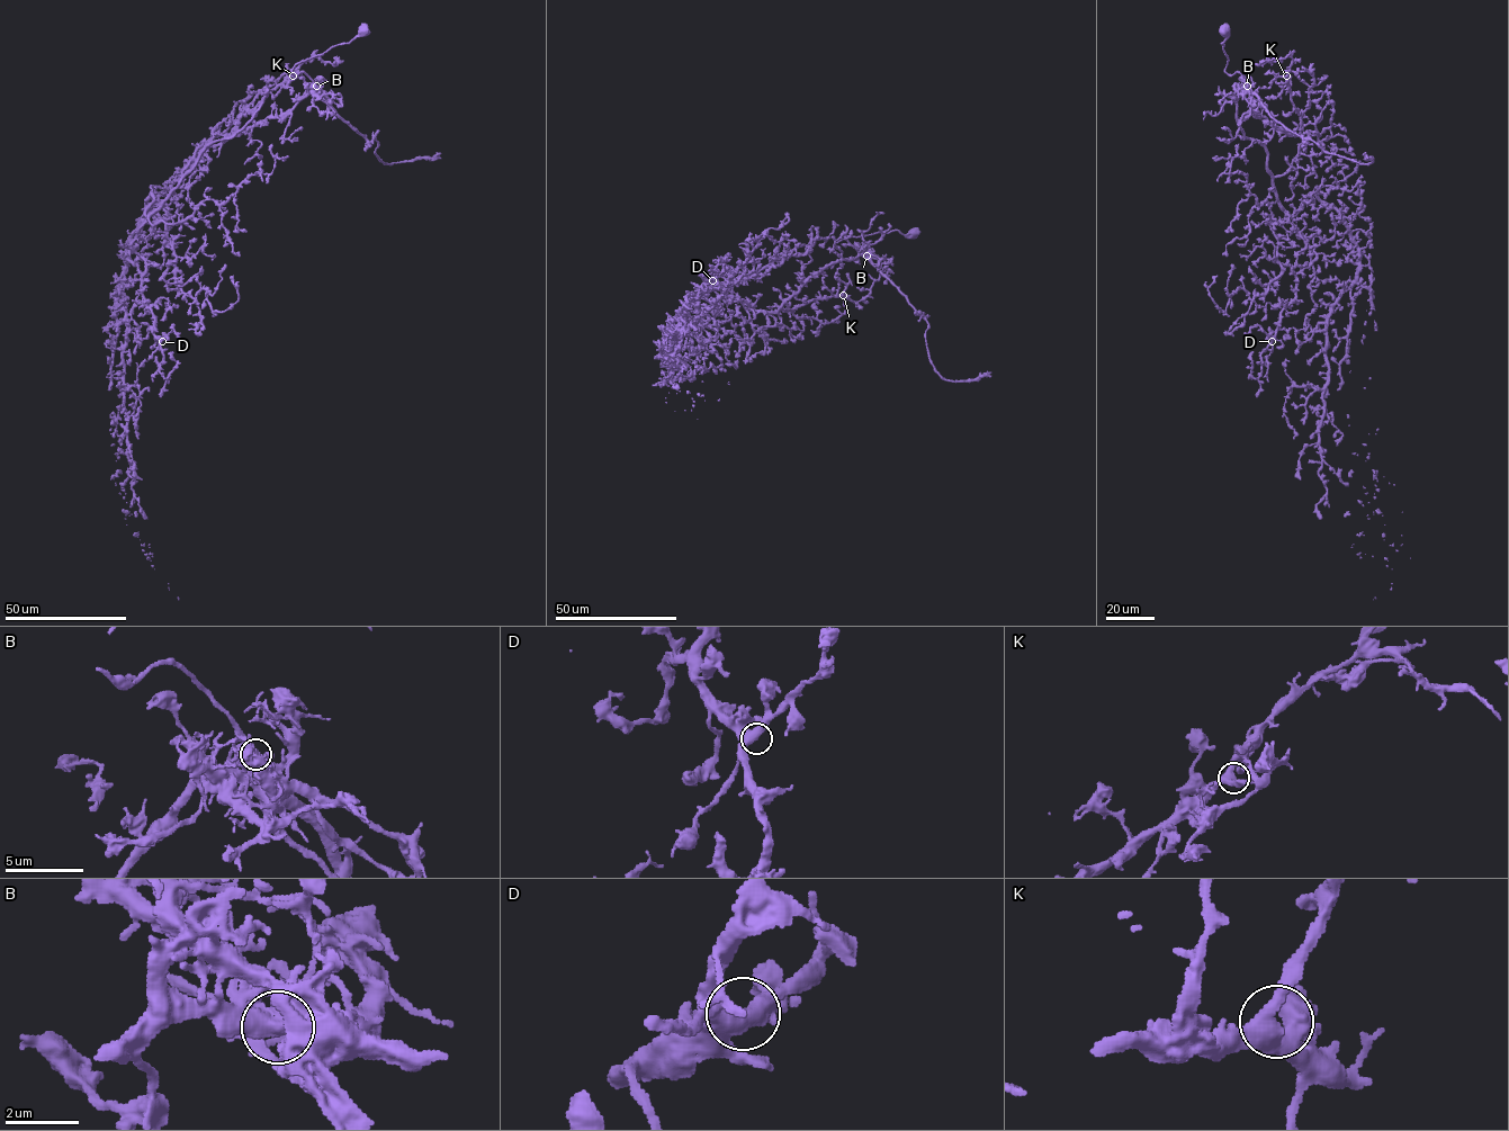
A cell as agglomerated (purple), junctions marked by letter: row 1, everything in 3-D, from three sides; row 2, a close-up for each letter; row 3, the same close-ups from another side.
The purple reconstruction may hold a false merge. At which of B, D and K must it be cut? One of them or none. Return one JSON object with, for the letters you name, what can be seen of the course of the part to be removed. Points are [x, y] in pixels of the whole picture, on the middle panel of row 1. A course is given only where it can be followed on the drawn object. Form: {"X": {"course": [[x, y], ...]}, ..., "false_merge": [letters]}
{"B": {"course": [[867, 257], [925, 319], [931, 362], [945, 379], [977, 379], [990, 373]]}, "false_merge": ["B"]}

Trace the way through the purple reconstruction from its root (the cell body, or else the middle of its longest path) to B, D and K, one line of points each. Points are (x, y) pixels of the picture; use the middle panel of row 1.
B: (914, 234), (905, 235), (898, 230), (858, 236), (842, 233), (867, 257)
D: (914, 234), (842, 233), (865, 257), (774, 312), (725, 281), (686, 324), (712, 280)
K: (914, 234), (898, 230), (858, 236), (842, 233), (865, 257), (827, 266), (781, 308), (843, 295)

